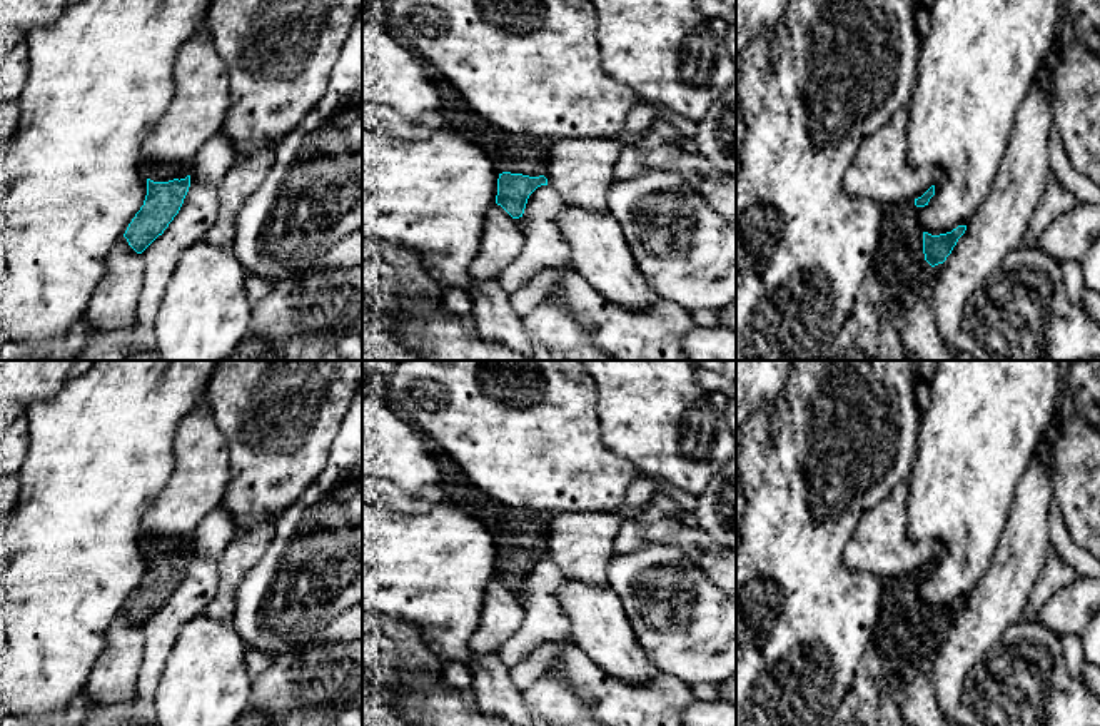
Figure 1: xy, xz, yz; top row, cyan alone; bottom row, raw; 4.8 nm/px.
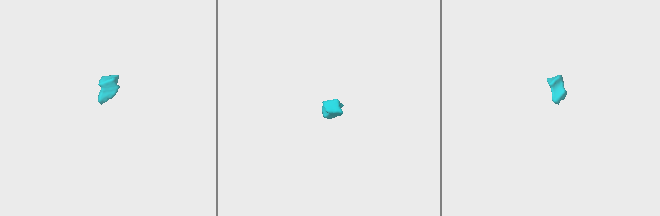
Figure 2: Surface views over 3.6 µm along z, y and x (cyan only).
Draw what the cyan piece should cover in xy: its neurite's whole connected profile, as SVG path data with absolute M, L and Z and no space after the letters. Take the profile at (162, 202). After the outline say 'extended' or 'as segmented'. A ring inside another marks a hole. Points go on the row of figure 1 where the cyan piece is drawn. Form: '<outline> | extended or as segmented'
M154 164L145 169L147 195L124 237L142 254L174 220L189 192L192 175L184 165Z | extended

